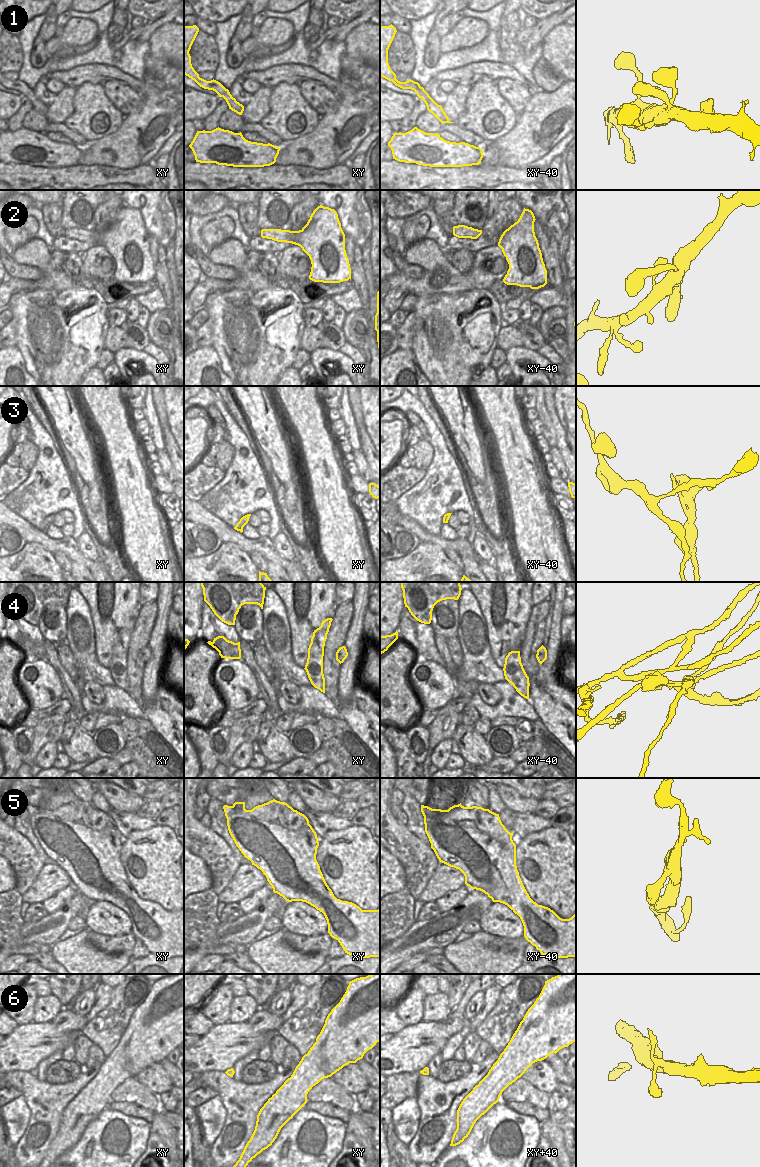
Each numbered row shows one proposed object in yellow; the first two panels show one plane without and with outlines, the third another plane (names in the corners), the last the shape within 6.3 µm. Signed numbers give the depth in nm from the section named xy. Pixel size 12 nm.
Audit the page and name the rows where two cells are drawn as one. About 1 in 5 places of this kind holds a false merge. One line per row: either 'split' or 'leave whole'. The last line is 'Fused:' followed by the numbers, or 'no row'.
1: leave whole
2: leave whole
3: split
4: split
5: leave whole
6: leave whole
Fused: 3, 4

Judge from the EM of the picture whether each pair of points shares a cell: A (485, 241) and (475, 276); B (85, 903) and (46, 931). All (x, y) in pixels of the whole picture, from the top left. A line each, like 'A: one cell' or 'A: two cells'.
A: two cells
B: one cell

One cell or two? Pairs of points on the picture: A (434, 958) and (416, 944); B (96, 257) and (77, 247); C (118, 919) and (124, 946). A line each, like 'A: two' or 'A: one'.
A: two
B: two
C: two

